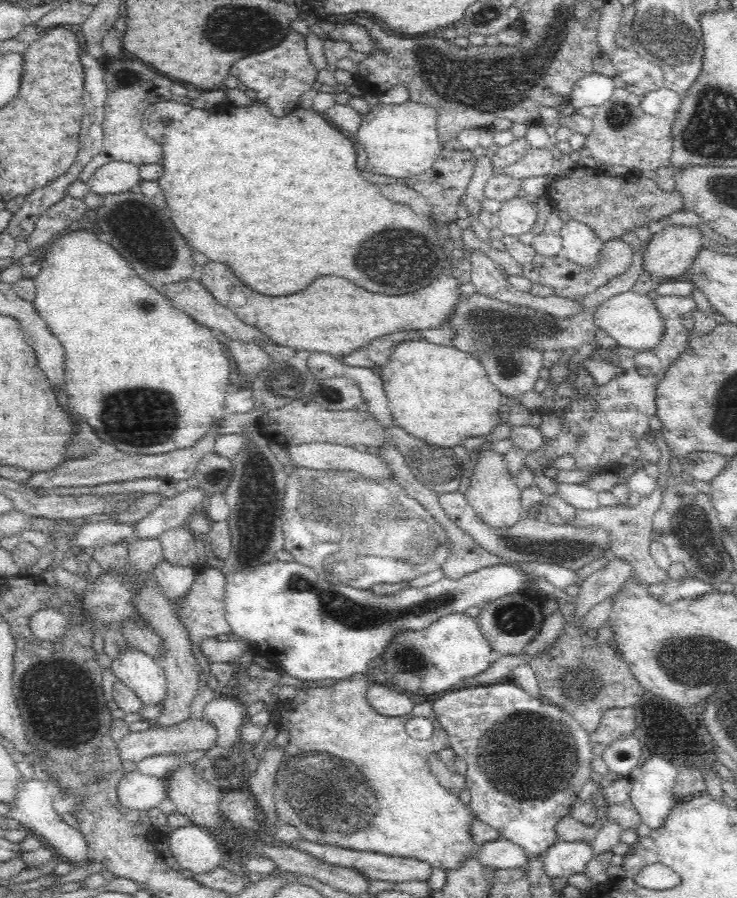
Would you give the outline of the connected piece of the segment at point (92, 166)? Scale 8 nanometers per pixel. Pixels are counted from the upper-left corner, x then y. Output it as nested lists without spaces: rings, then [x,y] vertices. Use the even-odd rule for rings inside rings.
[[[110,60],[104,68],[106,72],[106,86],[108,96],[106,99],[105,116],[103,120],[104,138],[102,150],[97,154],[76,176],[76,180],[86,183],[96,168],[111,160],[122,160],[134,164],[161,164],[163,159],[163,146],[150,138],[142,129],[140,118],[142,112],[150,104],[156,104],[161,100],[173,98],[170,86],[172,80],[154,72],[146,64],[140,64],[138,60]]]

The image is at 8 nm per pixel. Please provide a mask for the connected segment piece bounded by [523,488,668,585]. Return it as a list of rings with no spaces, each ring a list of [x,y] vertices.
[[[656,488],[654,494],[641,498],[635,507],[600,507],[598,508],[576,508],[575,517],[572,520],[562,518],[556,509],[543,500],[540,500],[526,510],[523,510],[525,516],[533,519],[548,522],[554,525],[572,525],[572,527],[596,527],[608,531],[610,535],[610,554],[618,559],[627,560],[633,566],[634,576],[642,582],[654,584],[662,582],[668,577],[666,571],[656,565],[655,560],[649,551],[649,544],[653,538],[653,518],[655,512],[660,508],[663,493],[660,488]]]

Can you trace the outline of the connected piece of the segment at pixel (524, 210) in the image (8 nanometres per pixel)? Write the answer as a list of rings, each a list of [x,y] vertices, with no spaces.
[[[517,195],[502,203],[496,214],[500,220],[497,228],[504,235],[519,236],[533,228],[537,218],[537,208],[534,199]]]

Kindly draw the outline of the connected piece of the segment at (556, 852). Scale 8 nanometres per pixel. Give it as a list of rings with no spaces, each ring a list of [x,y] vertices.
[[[558,841],[543,853],[544,870],[550,878],[567,878],[570,874],[584,872],[586,862],[595,856],[593,845],[584,841]]]

